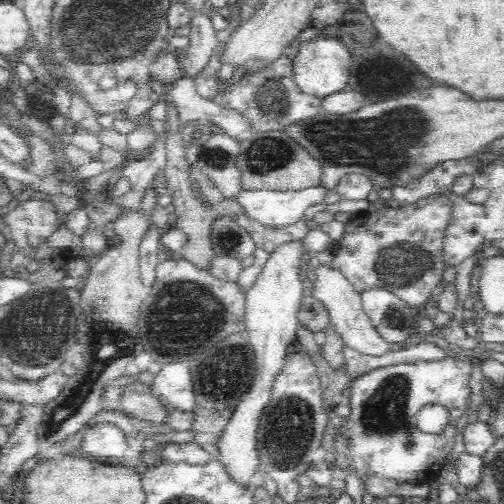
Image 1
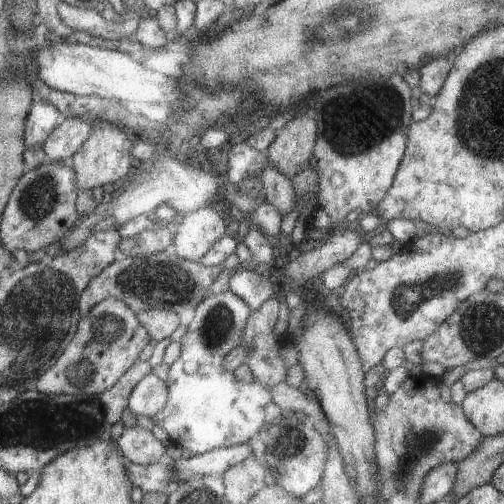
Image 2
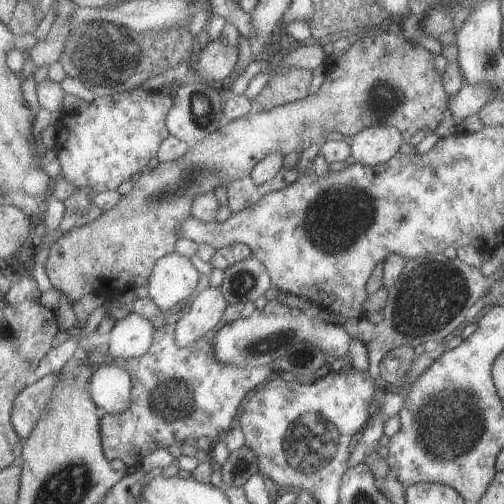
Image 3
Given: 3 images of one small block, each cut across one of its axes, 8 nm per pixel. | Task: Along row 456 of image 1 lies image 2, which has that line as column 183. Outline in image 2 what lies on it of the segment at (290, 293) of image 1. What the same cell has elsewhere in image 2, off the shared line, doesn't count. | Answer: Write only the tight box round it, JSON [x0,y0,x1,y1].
[175,208,227,262]

